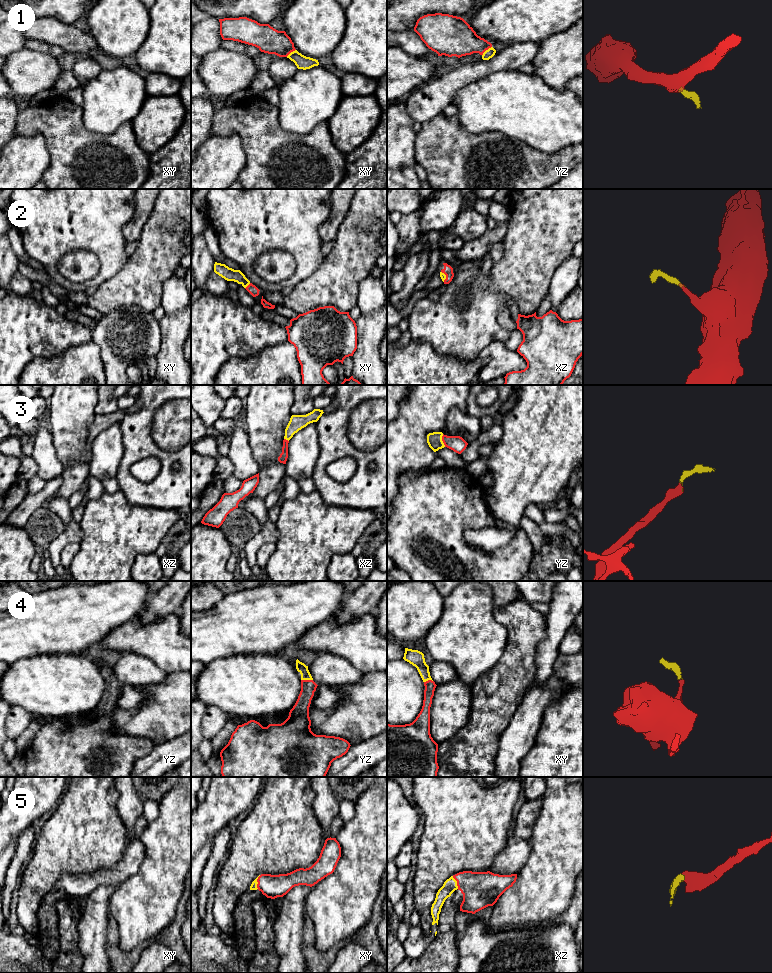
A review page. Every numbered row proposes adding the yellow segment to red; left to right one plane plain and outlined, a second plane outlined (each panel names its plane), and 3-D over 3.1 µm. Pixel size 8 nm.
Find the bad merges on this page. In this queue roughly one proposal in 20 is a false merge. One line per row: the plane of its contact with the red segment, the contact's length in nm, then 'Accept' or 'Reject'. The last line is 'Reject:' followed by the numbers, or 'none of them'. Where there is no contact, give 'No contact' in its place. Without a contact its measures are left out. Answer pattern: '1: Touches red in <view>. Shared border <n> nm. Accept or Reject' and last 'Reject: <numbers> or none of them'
1: Touches red in yz. Shared border 110 nm. Accept
2: Touches red in xy. Shared border 60 nm. Accept
3: Touches red in yz. Shared border 110 nm. Accept
4: Touches red in yz. Shared border 100 nm. Accept
5: Touches red in xy. Shared border 110 nm. Accept
Reject: none of them

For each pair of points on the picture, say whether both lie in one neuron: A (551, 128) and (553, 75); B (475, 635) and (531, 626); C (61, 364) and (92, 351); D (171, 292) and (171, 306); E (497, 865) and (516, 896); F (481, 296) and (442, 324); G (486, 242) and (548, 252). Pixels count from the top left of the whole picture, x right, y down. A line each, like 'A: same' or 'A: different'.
A: different
B: different
C: same
D: same
E: different
F: same
G: different

